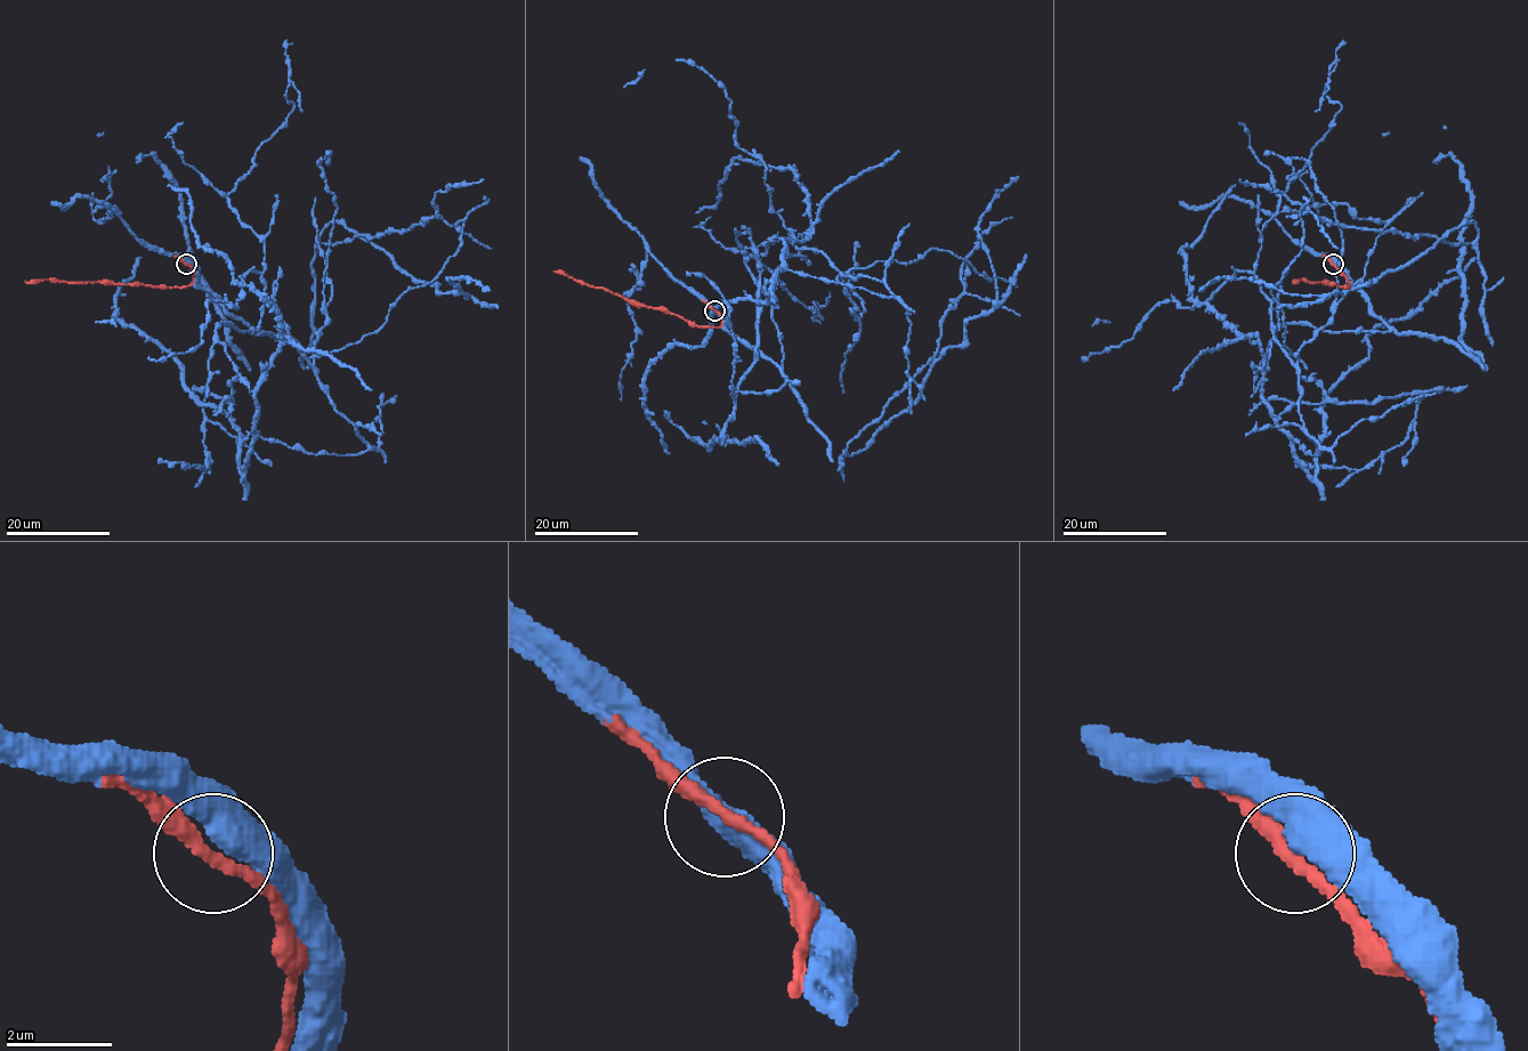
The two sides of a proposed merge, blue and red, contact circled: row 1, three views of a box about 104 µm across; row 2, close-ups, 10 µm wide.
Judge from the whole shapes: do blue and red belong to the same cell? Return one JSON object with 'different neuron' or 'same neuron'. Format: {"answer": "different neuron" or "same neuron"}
{"answer": "same neuron"}

